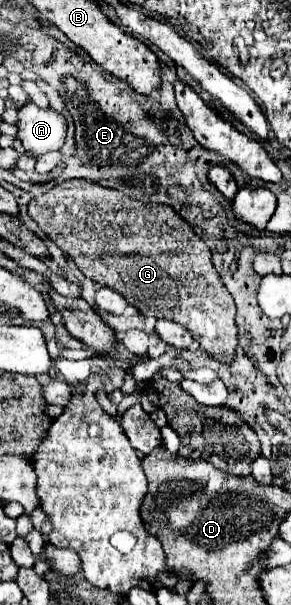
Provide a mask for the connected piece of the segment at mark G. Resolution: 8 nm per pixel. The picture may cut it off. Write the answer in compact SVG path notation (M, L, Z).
M68 179L68 181L64 181L64 183L54 185L54 187L52 187L50 191L46 191L44 195L32 199L30 205L28 205L28 215L40 225L40 229L46 233L46 237L48 237L50 241L54 241L68 257L74 259L74 263L78 265L78 269L80 269L88 279L92 279L94 283L100 283L100 285L104 285L104 287L114 289L114 291L116 291L118 295L122 295L132 307L136 307L142 317L170 319L170 321L174 321L174 323L184 325L184 327L190 331L190 335L200 343L200 347L202 347L210 357L218 359L220 363L230 365L230 363L234 361L234 357L236 357L236 345L238 345L238 329L236 329L236 323L234 323L234 301L232 301L232 295L224 289L224 285L222 285L222 281L220 281L220 277L218 277L218 273L216 273L216 269L214 269L214 265L212 265L212 261L210 261L212 253L208 251L208 245L206 245L198 235L194 235L192 227L190 227L172 207L168 207L168 205L148 205L148 203L140 203L140 201L136 201L136 199L126 197L126 195L120 193L120 191L100 187L100 185L96 185L96 183L92 183L92 181L86 181L86 179Z

